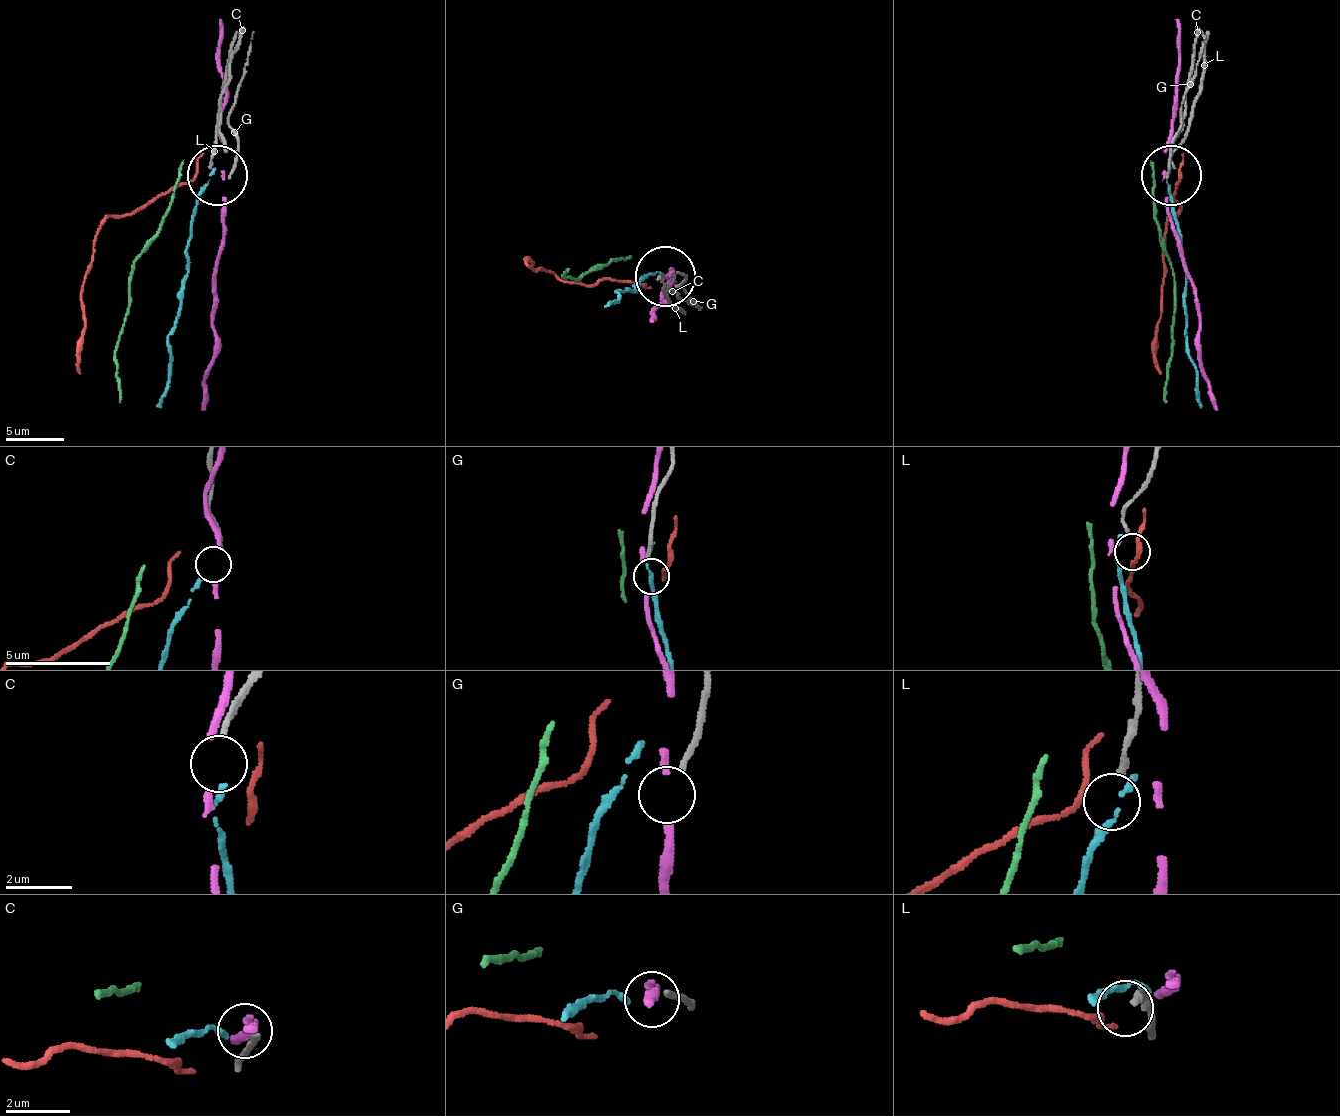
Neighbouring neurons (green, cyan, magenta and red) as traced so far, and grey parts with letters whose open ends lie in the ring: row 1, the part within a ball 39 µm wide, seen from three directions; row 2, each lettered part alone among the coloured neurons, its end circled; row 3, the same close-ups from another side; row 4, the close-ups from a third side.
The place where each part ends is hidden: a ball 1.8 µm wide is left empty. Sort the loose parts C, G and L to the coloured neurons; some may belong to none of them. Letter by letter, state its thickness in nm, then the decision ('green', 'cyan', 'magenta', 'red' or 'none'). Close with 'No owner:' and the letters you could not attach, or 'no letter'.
C: 160 nm | cyan
G: 170 nm | none
L: 180 nm | none
No owner: G, L

